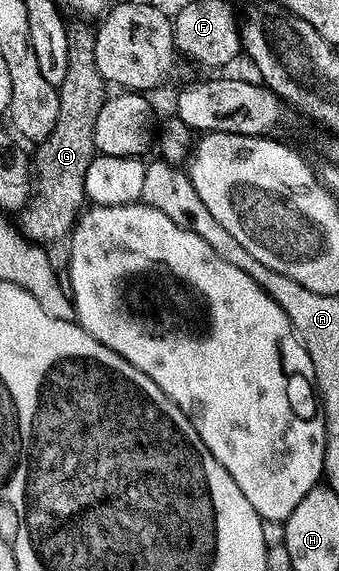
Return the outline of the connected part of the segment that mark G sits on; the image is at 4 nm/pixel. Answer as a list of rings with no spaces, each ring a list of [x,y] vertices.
[[[72,29],[68,36],[68,72],[64,82],[57,87],[59,91],[59,111],[57,112],[57,124],[53,124],[53,132],[38,143],[39,150],[33,154],[33,174],[37,179],[37,193],[28,201],[22,210],[18,211],[17,227],[28,241],[33,243],[48,244],[54,238],[59,238],[72,229],[73,223],[78,219],[85,206],[87,197],[85,190],[85,176],[90,162],[96,158],[97,151],[94,144],[94,129],[97,125],[97,116],[109,97],[109,84],[101,76],[101,72],[95,63],[95,35],[89,29]]]

